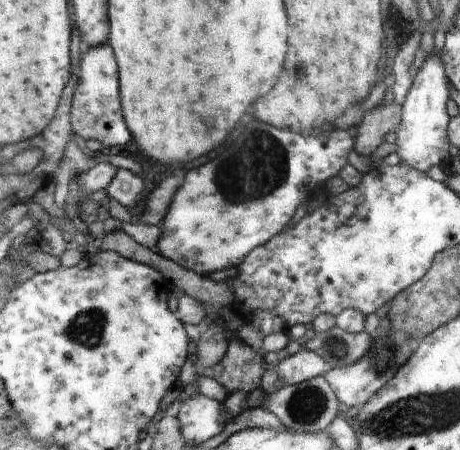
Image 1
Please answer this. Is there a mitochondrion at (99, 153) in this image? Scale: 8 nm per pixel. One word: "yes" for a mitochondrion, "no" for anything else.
no

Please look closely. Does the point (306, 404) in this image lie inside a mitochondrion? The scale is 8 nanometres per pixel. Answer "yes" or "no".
yes

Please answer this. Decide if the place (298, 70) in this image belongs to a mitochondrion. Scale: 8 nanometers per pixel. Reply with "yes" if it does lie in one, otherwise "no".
no

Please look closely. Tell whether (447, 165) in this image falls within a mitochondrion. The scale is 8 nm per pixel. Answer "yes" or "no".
no

